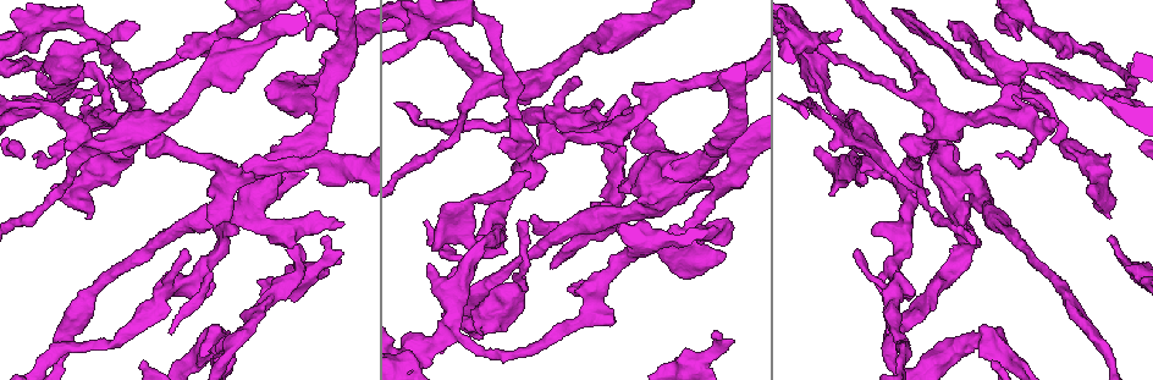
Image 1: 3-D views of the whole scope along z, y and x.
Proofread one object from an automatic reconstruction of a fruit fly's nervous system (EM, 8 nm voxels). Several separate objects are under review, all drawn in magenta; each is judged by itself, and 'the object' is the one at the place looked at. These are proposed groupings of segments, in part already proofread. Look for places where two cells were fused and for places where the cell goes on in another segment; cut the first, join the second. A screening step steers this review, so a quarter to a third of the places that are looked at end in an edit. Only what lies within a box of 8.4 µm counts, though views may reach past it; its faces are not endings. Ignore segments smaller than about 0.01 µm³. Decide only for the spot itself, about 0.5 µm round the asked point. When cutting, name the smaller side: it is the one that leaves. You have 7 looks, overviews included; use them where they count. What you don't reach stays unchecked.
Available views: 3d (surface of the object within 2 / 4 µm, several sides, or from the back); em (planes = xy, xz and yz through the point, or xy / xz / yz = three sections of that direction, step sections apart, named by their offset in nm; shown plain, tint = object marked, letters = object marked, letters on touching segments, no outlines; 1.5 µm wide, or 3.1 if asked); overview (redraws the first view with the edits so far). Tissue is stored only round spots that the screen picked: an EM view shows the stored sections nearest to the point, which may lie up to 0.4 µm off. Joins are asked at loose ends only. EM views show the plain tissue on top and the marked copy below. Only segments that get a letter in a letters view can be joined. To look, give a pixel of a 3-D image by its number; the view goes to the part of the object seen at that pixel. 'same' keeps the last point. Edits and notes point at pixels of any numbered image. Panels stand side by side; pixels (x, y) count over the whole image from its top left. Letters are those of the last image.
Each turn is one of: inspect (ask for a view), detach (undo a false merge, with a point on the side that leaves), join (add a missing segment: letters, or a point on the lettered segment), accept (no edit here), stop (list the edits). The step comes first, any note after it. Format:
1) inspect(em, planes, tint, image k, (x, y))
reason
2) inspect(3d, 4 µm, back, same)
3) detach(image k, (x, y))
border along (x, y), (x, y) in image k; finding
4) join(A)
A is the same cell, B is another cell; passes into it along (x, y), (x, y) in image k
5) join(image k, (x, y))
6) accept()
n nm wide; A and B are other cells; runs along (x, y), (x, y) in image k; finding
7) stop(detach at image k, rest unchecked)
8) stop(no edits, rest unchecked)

inspect(em, planes, tint, image 1, (441, 313))
branch stops here

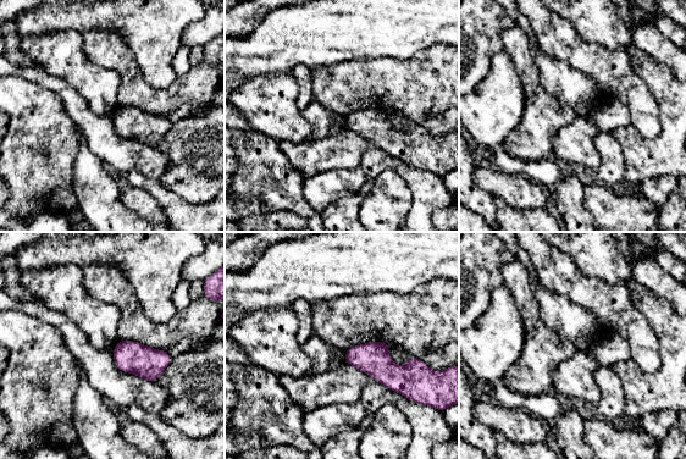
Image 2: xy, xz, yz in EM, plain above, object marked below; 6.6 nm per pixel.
inspect(em, planes, letters, same)
see the neighbours

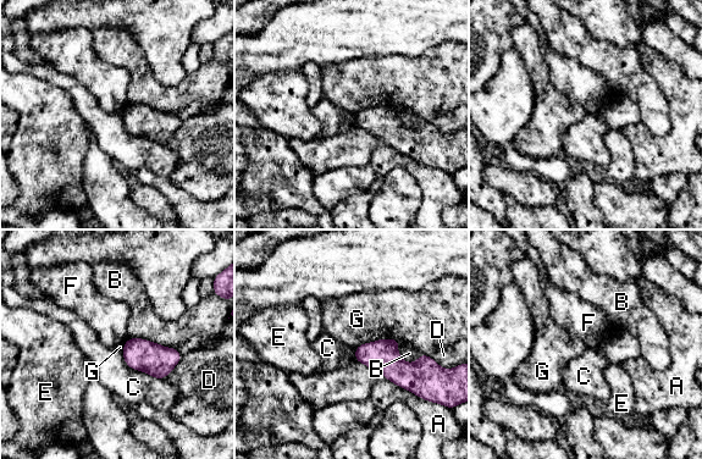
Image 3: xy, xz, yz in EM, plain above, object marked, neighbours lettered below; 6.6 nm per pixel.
accept()
A, B, C, D, E, F and G are other cells; border along (355, 348), (355, 357), (353, 359) in image 3; no lettered segment goes on from it

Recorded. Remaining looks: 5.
inspect(3d, 4 µm, image 1, (26, 62))
free end

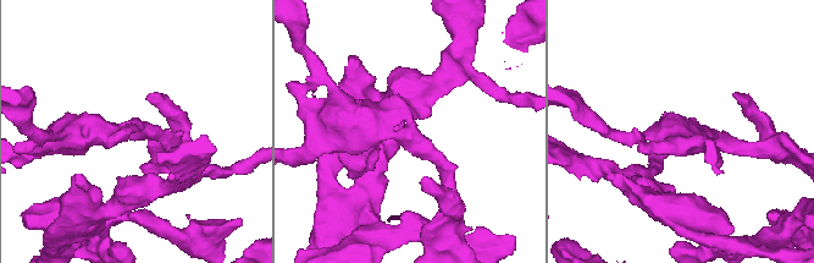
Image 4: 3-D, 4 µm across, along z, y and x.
inspect(em, xz, step 8, letters, image 4, (410, 108))

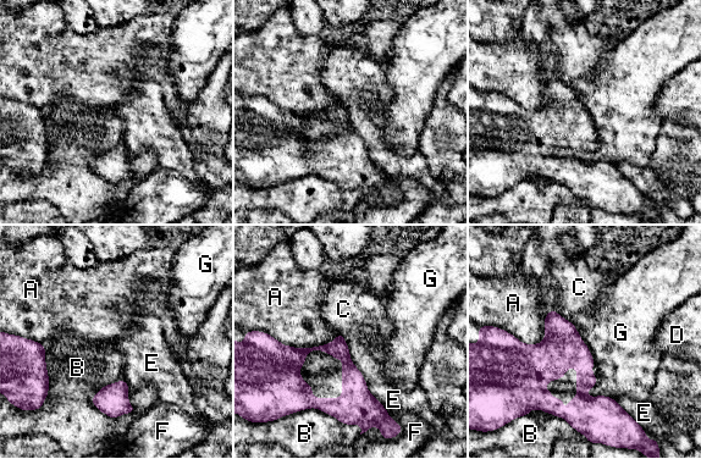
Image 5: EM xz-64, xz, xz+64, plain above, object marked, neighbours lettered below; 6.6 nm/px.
inspect(em, planes, letters, same)

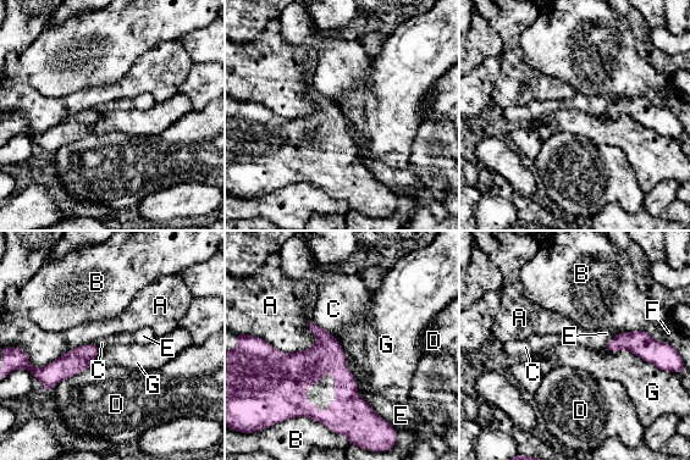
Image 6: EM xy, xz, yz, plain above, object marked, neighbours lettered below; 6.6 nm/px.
accept()
A, B, C, D, E, F and G are other cells; runs along (269, 354), (330, 365), (373, 414) in image 6; no lettered segment goes on from it

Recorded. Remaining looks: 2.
inspect(em, planes, tint, image 1, (727, 153))

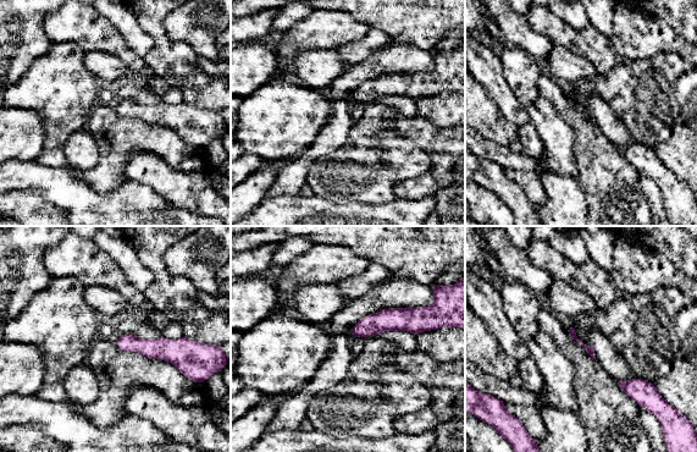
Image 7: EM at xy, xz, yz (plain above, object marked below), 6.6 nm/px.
inspect(em, planes, letters, same)

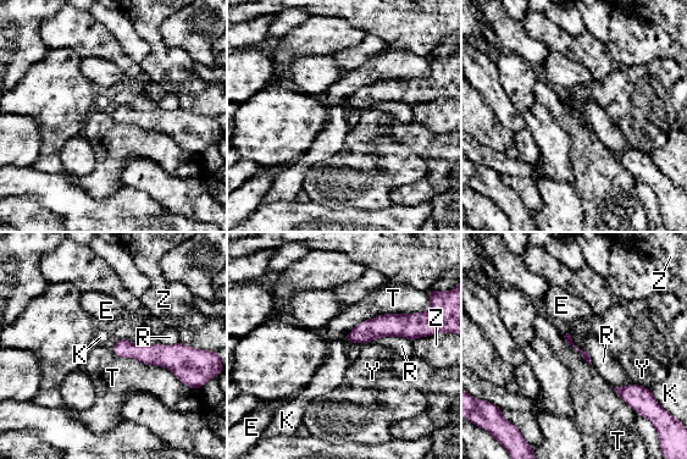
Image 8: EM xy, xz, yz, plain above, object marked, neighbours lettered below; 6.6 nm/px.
accept()
E, K, R, T, Y and Z are other cells; border along (111, 349), (166, 368), (187, 386) in image 8; no lettered segment goes on from it

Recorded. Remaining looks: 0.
stop(no edits, rest unchecked)

